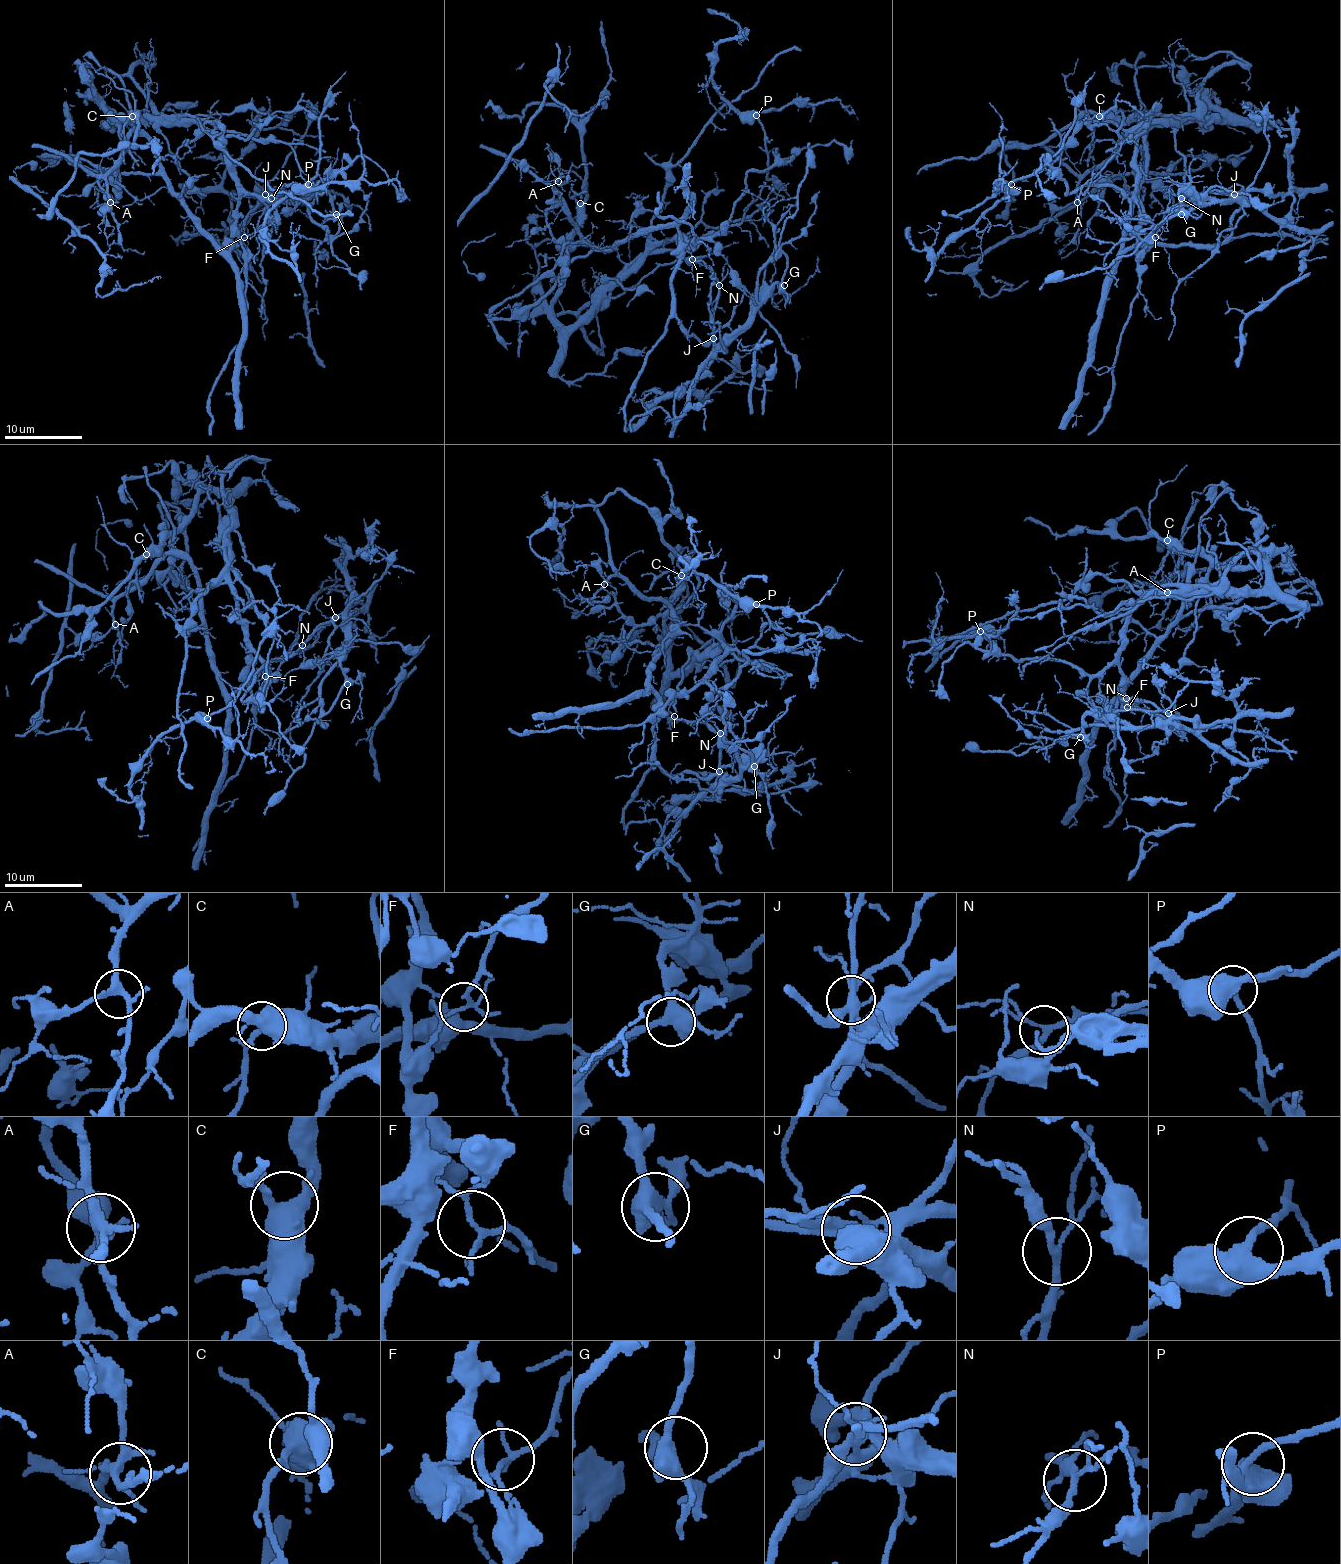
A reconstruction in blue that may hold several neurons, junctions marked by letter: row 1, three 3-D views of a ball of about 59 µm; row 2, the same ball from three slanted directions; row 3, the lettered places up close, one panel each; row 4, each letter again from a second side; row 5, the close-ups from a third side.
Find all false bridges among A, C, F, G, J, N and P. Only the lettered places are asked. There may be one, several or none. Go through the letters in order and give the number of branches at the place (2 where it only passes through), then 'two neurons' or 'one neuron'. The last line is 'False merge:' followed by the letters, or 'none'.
A: branches 5; one neuron
C: branches 4; one neuron
F: branches 5; two neurons
G: branches 5; one neuron
J: branches 6; two neurons
N: branches 3; one neuron
P: branches 3; one neuron
False merge: F, J

